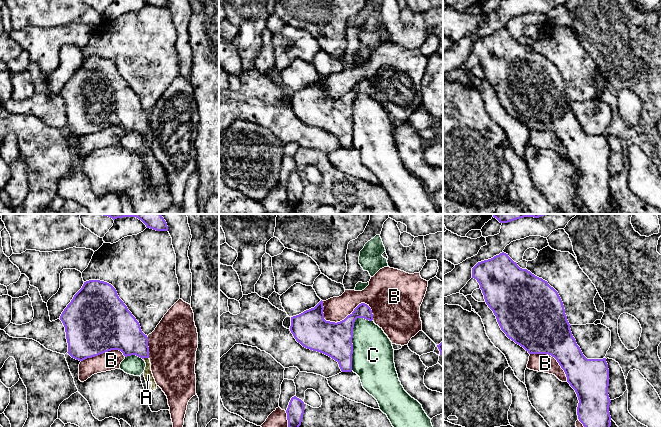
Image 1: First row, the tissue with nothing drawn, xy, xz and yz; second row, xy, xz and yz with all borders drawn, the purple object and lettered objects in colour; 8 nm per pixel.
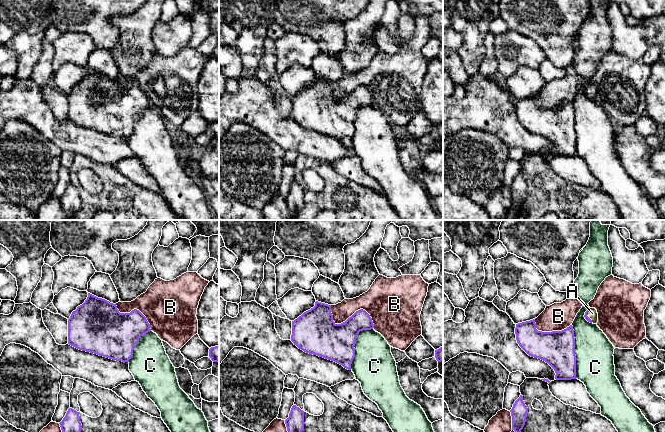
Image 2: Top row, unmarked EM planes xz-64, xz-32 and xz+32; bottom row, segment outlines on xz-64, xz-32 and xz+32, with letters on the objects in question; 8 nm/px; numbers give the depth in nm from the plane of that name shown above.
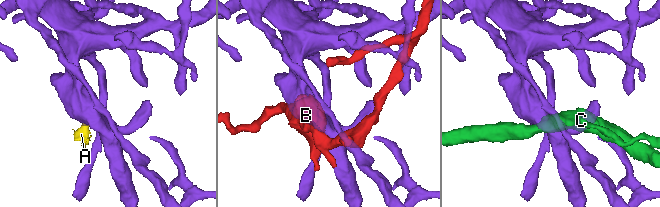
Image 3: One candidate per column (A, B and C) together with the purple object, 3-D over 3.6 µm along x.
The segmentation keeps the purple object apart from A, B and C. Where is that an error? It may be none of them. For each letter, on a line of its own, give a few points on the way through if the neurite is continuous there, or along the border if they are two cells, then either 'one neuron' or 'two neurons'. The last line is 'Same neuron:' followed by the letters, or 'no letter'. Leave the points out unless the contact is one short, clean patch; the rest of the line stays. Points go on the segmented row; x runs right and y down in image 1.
A: across xy (124, 334), (145, 357), (148, 363), (148, 375) | one neuron
B: two neurons
C: two neurons
Same neuron: A

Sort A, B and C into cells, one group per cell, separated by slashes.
A / B / C

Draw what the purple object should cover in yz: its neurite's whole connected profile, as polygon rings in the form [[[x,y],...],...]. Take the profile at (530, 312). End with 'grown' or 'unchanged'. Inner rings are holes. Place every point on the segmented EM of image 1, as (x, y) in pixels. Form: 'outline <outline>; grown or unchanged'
outline [[[502,252],[491,259],[478,262],[472,268],[472,278],[480,285],[488,307],[496,316],[501,330],[516,344],[523,347],[529,354],[548,354],[554,357],[564,370],[567,382],[575,390],[579,403],[577,415],[584,427],[610,427],[610,398],[608,395],[609,369],[606,358],[587,359],[572,335],[570,324],[565,314],[563,302],[558,292],[547,281],[520,268],[508,254]]]; unchanged

